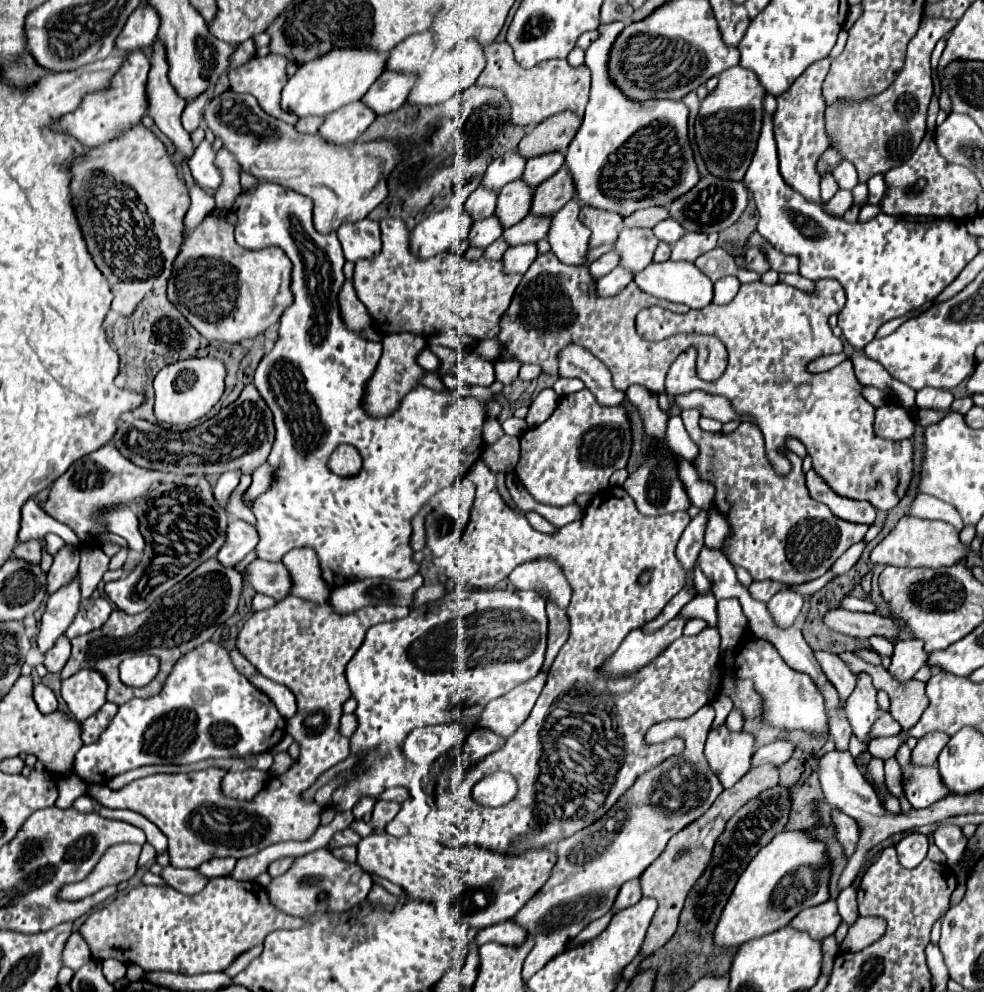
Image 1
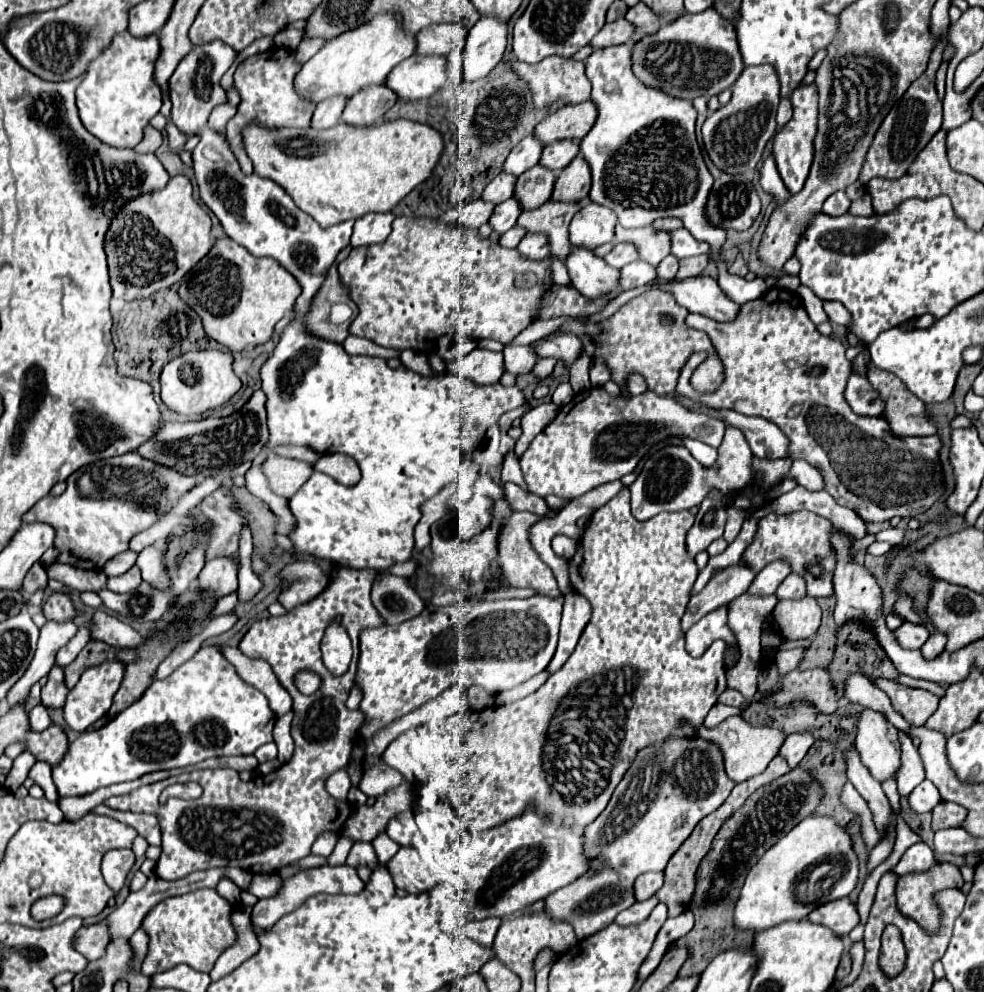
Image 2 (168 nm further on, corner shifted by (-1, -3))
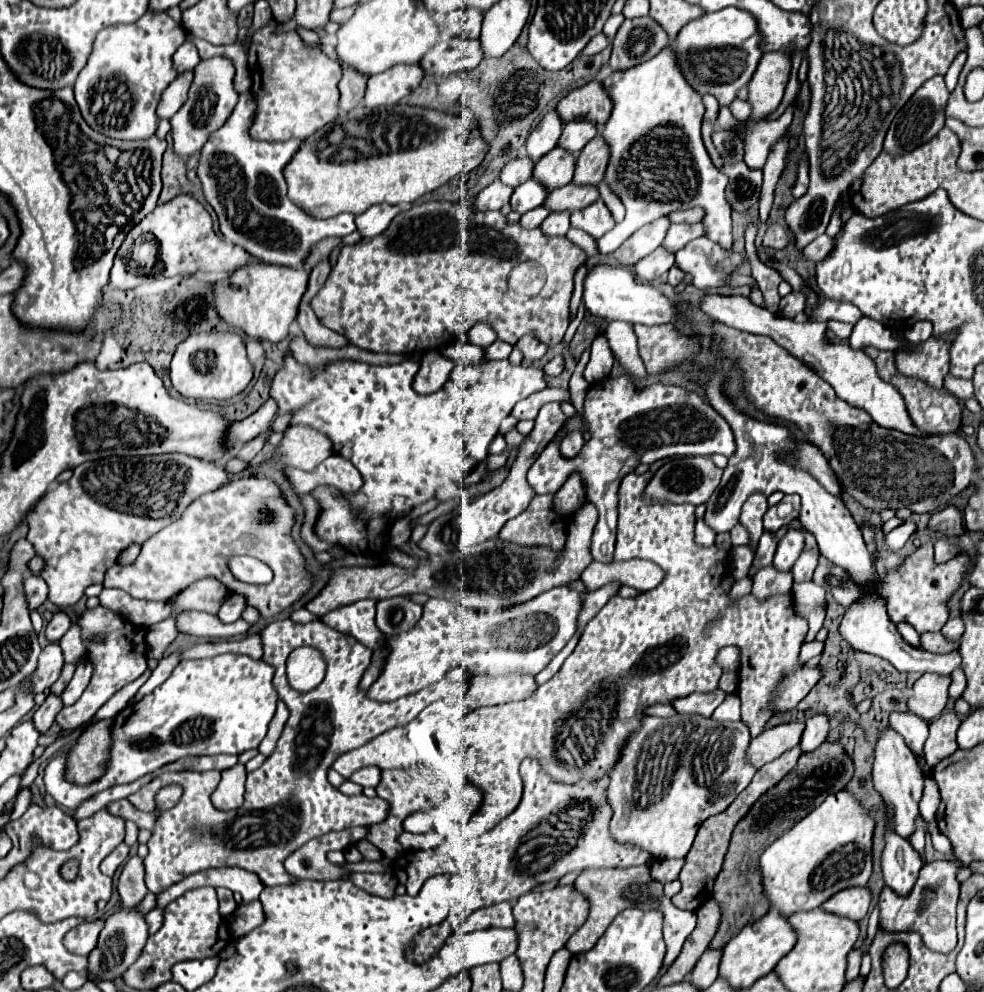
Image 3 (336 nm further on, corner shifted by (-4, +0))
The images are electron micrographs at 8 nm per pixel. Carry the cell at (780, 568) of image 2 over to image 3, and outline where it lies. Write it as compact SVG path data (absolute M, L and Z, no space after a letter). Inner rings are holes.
M790 530L780 542L774 554L774 568L776 570L790 570L792 564L798 560L804 548L804 536L798 530Z

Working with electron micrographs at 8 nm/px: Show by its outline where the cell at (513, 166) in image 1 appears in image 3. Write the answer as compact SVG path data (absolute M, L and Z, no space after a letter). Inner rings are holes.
M548 112L526 140L524 144L526 156L532 158L534 162L540 160L546 152L550 152L556 146L560 134L562 134L562 120L558 118L556 112Z

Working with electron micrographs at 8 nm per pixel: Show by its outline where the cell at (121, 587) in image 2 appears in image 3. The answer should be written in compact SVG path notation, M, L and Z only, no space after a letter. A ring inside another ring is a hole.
M268 478L230 480L224 488L194 500L180 520L148 538L134 564L114 564L104 576L104 588L120 588L134 598L166 602L188 584L214 576L230 588L230 592L244 594L248 604L256 606L262 616L274 616L294 604L312 582L304 570L304 558L290 538L292 522L292 508L286 506L280 490ZM202 536L208 536L208 542L202 542ZM232 556L252 556L262 560L272 568L274 580L270 584L246 584L236 580L228 566Z

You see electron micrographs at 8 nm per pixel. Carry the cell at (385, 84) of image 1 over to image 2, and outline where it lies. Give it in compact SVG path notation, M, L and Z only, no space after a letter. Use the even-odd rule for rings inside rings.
M413 55L399 63L389 75L387 85L401 99L431 97L447 81L447 59L441 55Z

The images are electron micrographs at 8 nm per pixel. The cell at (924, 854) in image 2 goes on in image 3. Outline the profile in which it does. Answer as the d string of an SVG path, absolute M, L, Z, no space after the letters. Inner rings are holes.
M876 905L869 915L868 928L867 928L867 942L863 950L863 955L868 953L870 944L876 934L876 930L878 928L878 923L879 923L879 913L880 913L879 906Z

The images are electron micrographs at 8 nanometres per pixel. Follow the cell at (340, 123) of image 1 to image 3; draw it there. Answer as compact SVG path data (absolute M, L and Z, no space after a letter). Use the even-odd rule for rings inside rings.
M398 64L388 72L370 76L366 94L364 94L364 106L366 108L392 106L400 98L416 90L422 78L424 78L424 72L418 68L418 64Z

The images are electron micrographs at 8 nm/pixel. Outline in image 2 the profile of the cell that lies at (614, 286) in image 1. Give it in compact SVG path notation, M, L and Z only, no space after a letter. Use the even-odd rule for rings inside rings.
M637 259L629 265L625 265L621 269L621 289L627 291L627 289L635 289L635 287L641 287L641 285L647 285L647 283L653 283L657 279L657 267Z

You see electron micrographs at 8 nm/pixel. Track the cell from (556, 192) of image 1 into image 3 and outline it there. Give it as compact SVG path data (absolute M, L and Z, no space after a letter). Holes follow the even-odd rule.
M596 136L590 140L586 148L582 148L578 160L572 184L580 186L598 186L604 178L604 170L608 164L608 146L602 136Z

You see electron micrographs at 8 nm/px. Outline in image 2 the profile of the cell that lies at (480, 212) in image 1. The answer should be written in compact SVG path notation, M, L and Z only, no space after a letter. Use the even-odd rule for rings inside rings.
M499 173L483 191L483 197L485 201L491 201L491 203L503 203L505 199L513 197L513 191L515 191L515 181L517 177L515 175L509 175L509 173Z

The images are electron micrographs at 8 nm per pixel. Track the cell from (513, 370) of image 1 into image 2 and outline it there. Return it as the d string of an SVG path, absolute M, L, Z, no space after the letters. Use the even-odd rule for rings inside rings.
M507 345L503 355L505 355L505 371L515 375L529 373L537 363L537 355L527 345Z

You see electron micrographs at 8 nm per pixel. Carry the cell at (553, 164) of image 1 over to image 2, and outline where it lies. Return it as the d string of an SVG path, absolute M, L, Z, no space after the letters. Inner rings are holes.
M561 139L557 143L549 143L543 149L543 157L541 157L541 165L553 169L553 171L561 171L563 167L569 165L569 161L579 153L579 141L575 139Z

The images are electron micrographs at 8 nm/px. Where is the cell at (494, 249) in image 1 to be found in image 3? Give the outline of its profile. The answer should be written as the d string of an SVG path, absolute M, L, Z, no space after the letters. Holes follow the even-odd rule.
M536 208L536 210L530 210L530 212L526 212L526 214L522 214L522 218L520 218L520 226L522 228L538 228L540 224L542 224L542 220L548 216L550 212L546 210L546 208Z

